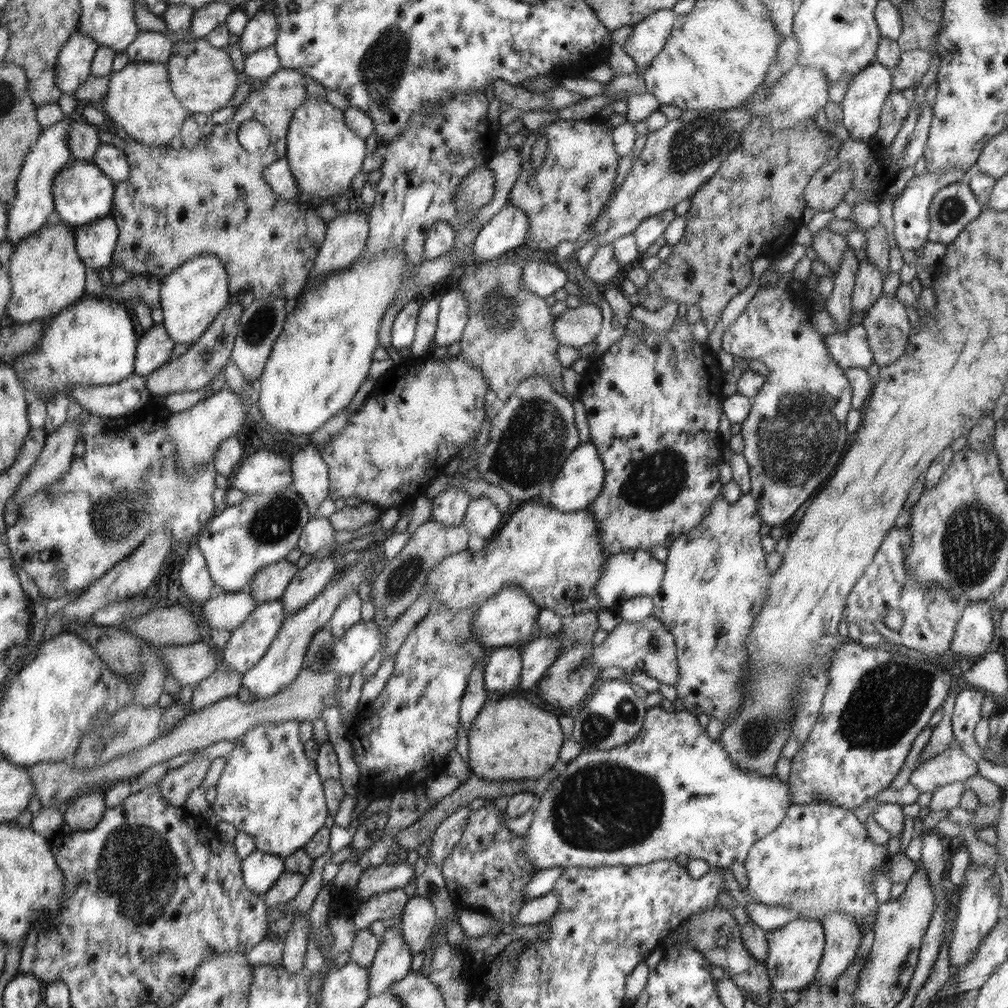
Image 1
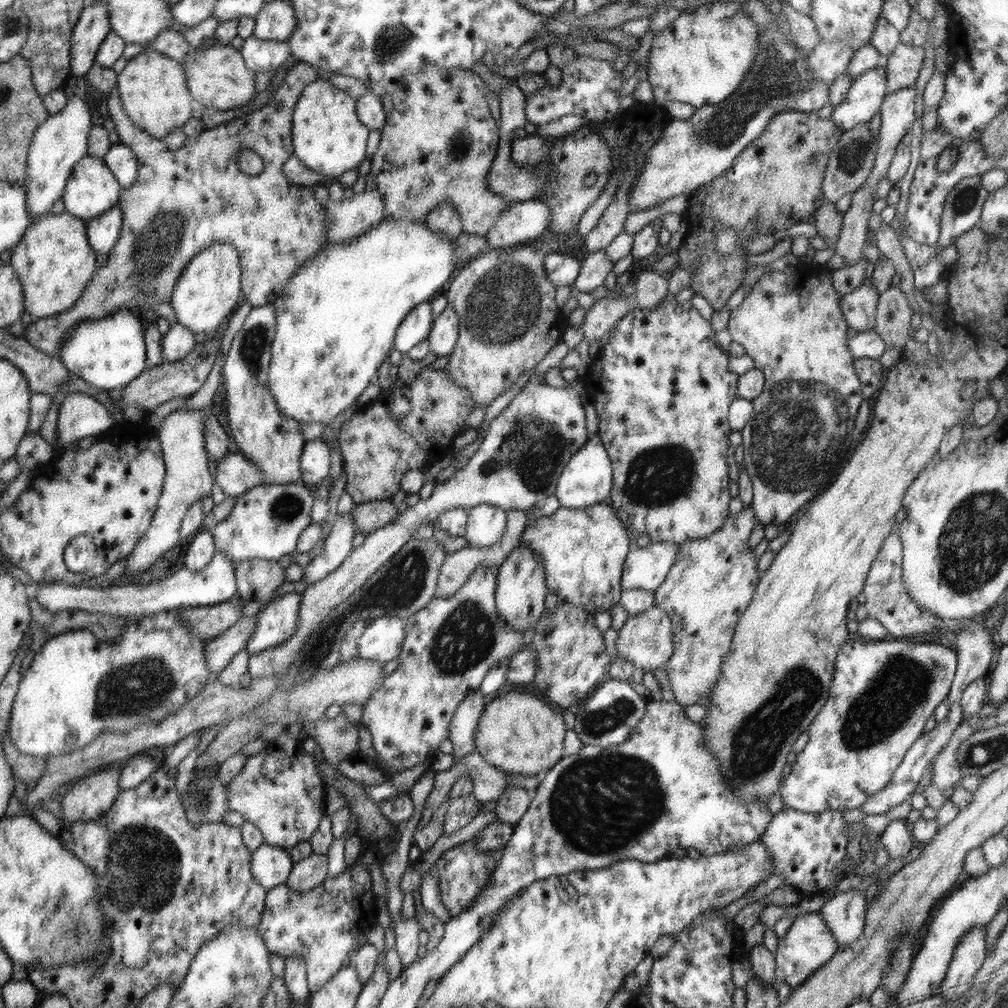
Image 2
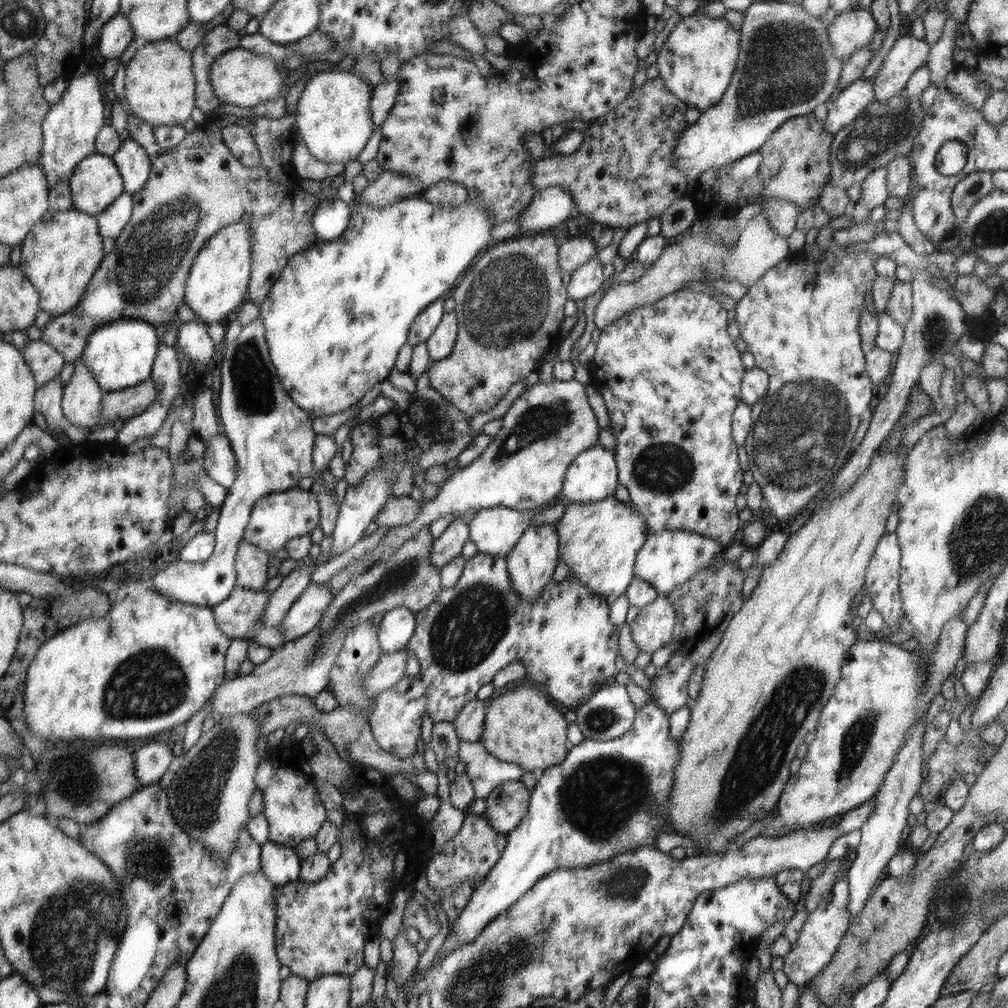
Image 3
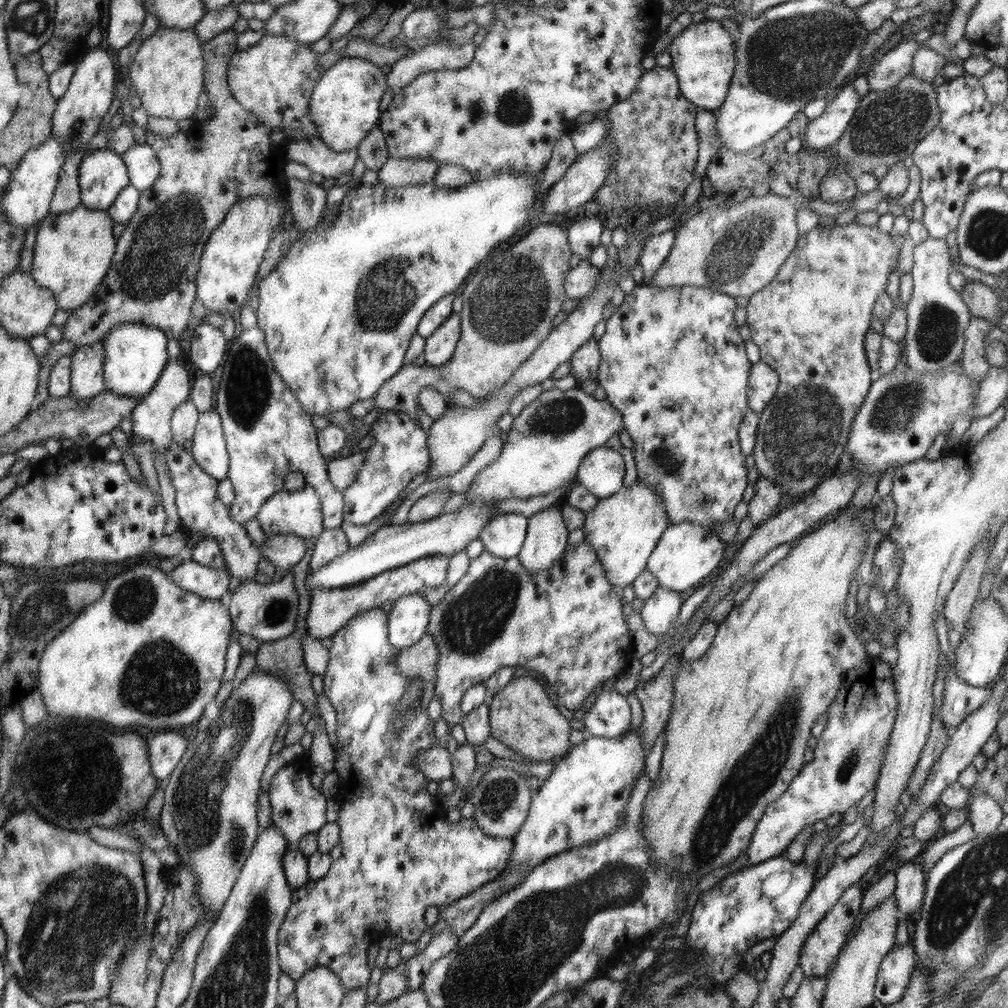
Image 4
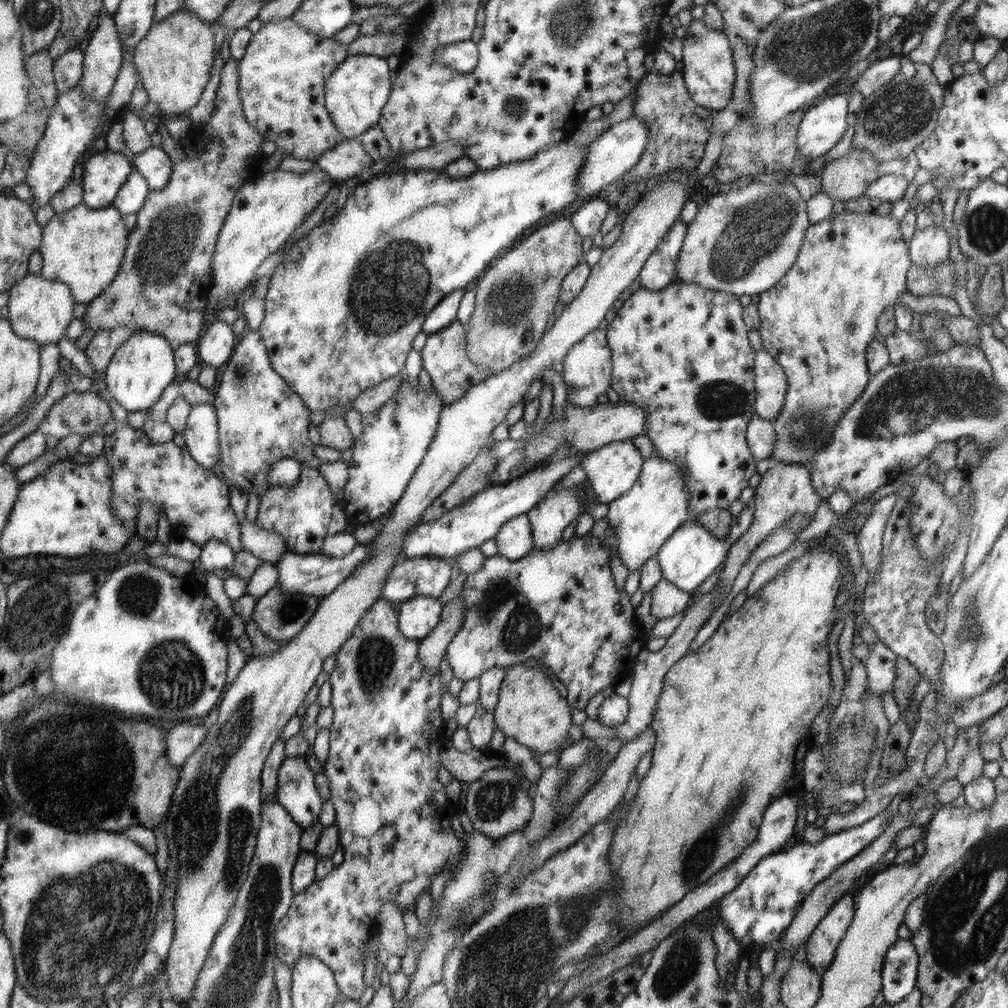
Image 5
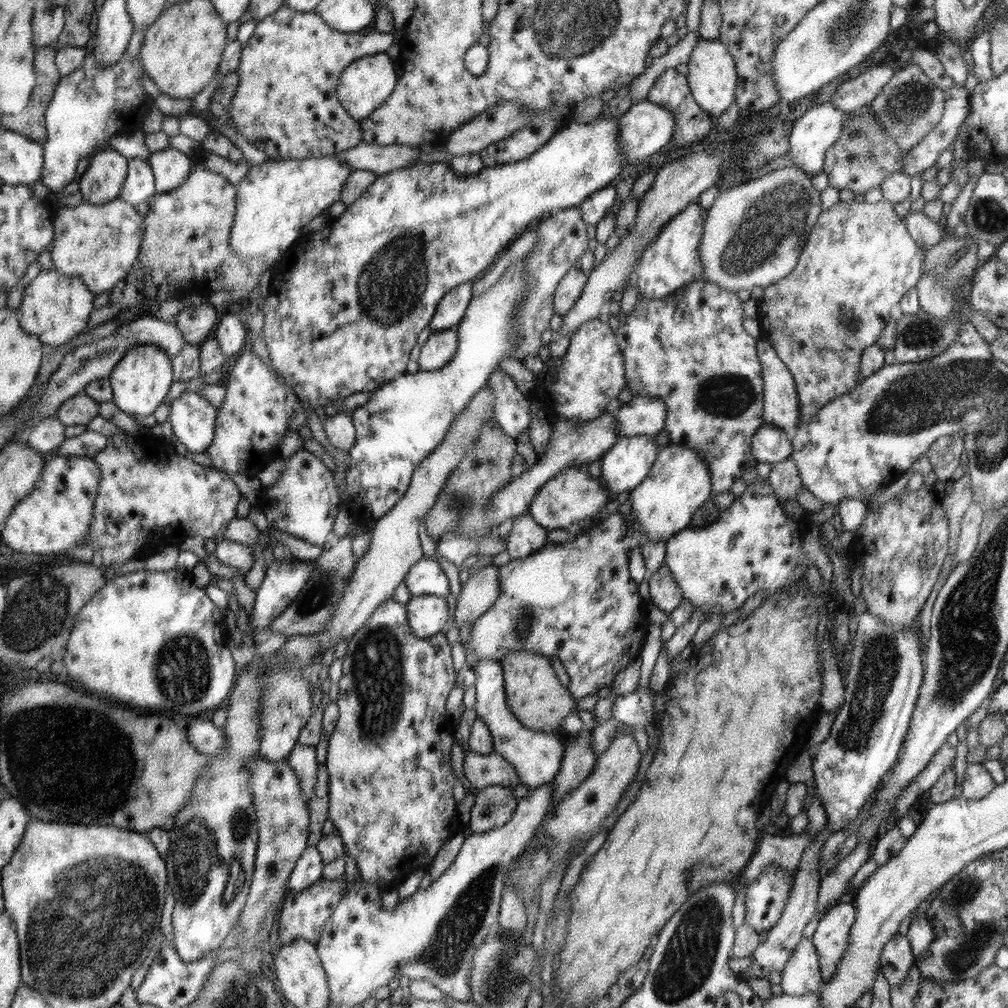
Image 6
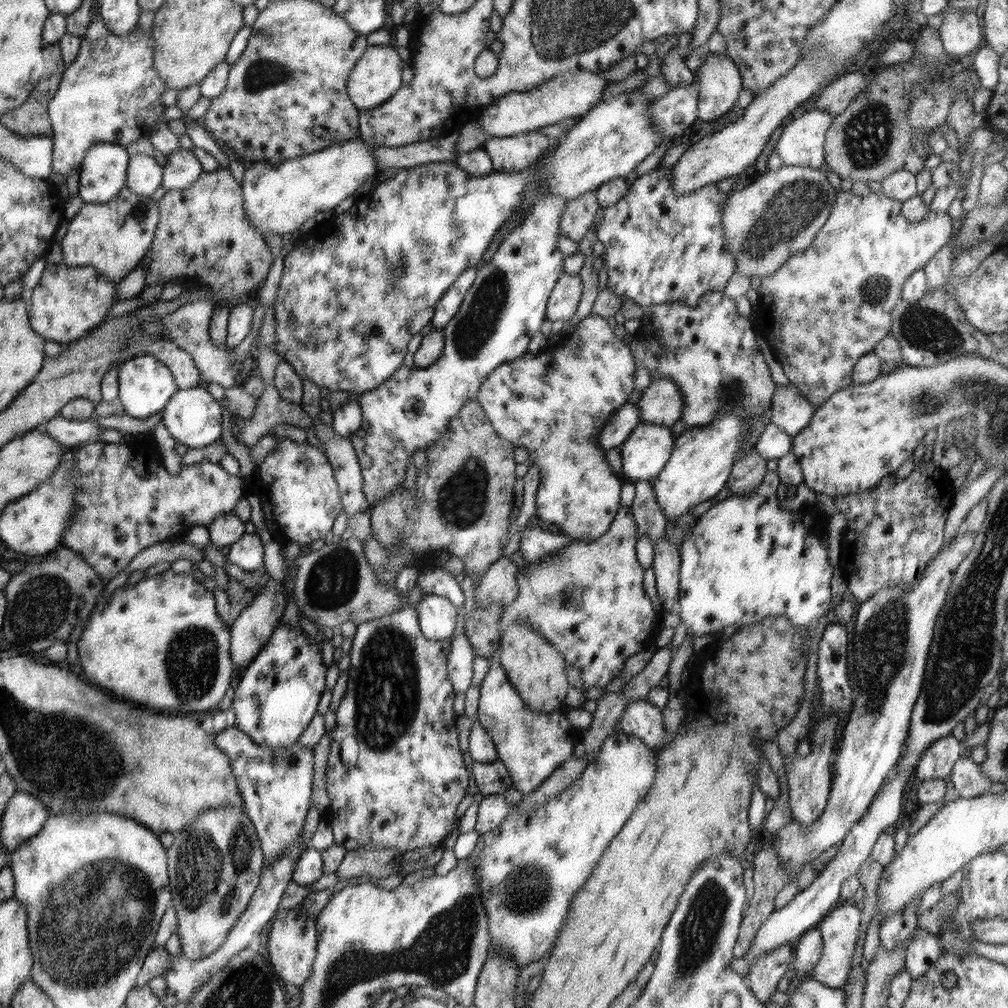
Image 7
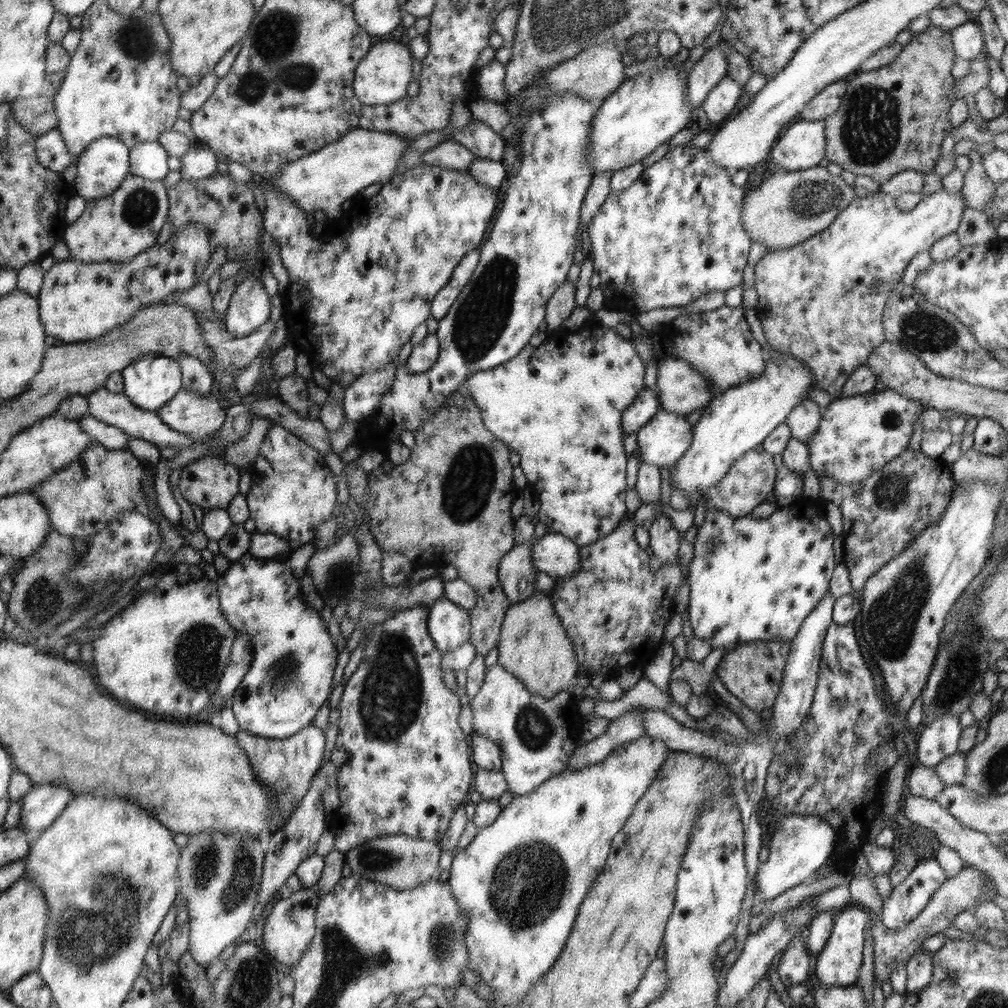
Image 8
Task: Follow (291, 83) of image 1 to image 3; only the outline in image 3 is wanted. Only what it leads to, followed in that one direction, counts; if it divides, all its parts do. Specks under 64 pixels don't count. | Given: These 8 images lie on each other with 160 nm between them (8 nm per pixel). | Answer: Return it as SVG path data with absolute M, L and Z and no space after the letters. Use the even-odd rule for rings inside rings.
M127 112L126 125L129 138L135 140L148 155L151 169L148 180L142 190L133 195L131 220L115 239L113 249L104 255L98 270L88 283L83 298L70 312L52 316L44 328L41 328L41 339L55 348L66 363L74 363L83 354L87 340L96 328L106 323L120 319L140 319L150 324L157 324L165 328L178 319L178 310L183 306L186 294L186 282L191 266L203 250L207 240L218 231L236 223L244 223L251 228L251 282L248 283L249 302L262 306L267 300L273 284L287 268L289 260L299 252L312 247L318 238L312 227L312 218L321 203L314 194L308 194L308 202L293 202L290 186L298 182L295 166L292 164L298 136L295 128L295 116L285 114L280 119L272 118L234 118L234 116L212 116L204 123L204 127L197 128L184 137L172 148L162 148L156 141L152 126L136 115ZM254 121L252 136L261 152L261 163L256 168L246 168L237 158L232 156L230 148L224 144L222 128L230 123L243 127L250 126Z

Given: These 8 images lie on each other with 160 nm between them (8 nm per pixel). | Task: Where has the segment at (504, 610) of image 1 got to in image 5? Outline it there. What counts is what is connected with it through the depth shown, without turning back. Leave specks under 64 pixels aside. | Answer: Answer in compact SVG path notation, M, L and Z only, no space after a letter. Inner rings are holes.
M586 486L572 490L555 490L527 512L531 524L533 552L556 548L562 541L562 532L586 510Z

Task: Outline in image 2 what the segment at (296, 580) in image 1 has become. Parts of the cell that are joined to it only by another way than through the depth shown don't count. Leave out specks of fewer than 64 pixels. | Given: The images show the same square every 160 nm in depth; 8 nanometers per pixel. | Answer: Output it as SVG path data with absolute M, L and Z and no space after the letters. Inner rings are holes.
M351 510L346 514L336 515L322 551L303 568L304 582L308 585L314 584L339 569L355 550L352 549L352 539L356 533Z

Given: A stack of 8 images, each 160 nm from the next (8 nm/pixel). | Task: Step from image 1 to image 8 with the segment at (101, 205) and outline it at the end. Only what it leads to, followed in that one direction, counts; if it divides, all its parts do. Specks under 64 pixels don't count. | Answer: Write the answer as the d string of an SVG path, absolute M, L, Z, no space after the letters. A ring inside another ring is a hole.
M102 137L95 140L79 158L76 158L75 163L78 172L72 187L86 201L110 196L131 174L130 149L123 141L114 137Z

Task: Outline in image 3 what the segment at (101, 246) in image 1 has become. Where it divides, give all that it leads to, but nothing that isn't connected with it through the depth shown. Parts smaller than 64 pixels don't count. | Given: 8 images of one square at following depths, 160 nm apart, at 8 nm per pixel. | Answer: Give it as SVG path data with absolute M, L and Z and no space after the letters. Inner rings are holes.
M126 190L106 211L96 216L99 222L99 232L103 238L114 238L122 232L122 229L131 220L133 195Z

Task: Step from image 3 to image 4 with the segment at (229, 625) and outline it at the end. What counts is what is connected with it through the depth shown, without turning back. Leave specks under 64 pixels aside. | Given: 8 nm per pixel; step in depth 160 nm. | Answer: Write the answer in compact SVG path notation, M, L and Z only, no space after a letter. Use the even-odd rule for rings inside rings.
M286 573L279 582L260 584L248 580L233 590L228 603L232 626L239 634L256 637L260 642L275 641L294 632L298 614L298 593L293 584L294 575Z

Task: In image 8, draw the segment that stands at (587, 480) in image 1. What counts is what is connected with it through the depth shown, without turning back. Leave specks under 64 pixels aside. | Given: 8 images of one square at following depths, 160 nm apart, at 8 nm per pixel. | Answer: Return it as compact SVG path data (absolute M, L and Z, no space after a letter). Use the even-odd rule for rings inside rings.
M660 409L636 432L640 462L652 467L672 468L692 444L692 425L687 416Z

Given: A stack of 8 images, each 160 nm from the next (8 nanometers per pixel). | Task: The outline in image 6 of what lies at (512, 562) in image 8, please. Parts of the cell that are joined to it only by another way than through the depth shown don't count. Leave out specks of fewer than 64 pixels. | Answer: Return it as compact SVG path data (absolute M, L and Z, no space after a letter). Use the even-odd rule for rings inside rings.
M488 565L468 577L464 586L461 586L460 596L455 604L453 620L456 626L479 619L495 604L501 591L500 571L499 568Z

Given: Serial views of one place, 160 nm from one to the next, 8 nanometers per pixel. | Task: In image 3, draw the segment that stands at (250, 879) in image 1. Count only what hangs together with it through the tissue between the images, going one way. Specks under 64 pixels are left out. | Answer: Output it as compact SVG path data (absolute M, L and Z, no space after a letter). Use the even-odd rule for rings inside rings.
M269 840L262 845L262 869L272 884L285 885L299 880L301 858L291 849Z

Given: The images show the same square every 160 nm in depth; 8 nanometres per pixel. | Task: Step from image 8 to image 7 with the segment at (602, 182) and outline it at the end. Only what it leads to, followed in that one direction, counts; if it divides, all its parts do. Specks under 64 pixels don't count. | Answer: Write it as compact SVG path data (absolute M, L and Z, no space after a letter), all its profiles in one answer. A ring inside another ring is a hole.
M592 190L566 203L563 210L564 214L560 216L559 231L562 236L566 236L566 238L570 238L570 240L579 243L588 234L588 230L590 230L590 226L594 222L594 216L596 216L598 209L601 208L601 206L598 206L595 192L596 190Z

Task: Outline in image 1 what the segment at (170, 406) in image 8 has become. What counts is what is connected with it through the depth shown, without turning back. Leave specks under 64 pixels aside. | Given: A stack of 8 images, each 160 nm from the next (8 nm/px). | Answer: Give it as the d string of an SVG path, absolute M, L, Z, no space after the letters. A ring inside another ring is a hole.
M261 449L244 456L230 477L229 488L246 494L274 495L292 484L291 458Z

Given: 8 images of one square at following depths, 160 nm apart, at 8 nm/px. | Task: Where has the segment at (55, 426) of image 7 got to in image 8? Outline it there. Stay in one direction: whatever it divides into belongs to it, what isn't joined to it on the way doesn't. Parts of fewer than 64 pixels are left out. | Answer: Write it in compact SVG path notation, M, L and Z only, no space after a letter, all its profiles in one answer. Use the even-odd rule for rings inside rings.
M88 414L80 420L80 429L104 448L111 450L128 450L128 435L122 430L109 426L100 420L96 420Z

